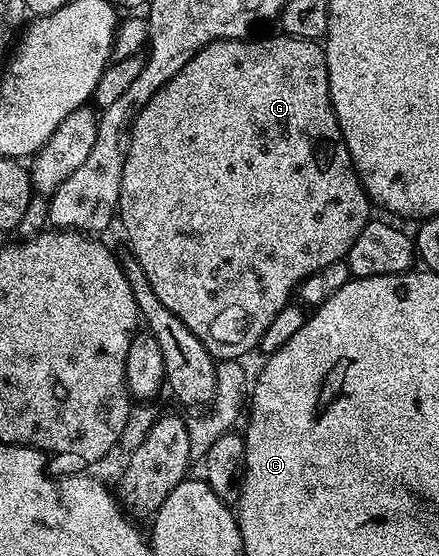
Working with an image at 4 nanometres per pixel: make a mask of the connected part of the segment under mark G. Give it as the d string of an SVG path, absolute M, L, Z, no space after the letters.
M276 35L277 37L261 37L258 41L254 39L242 39L239 41L213 41L207 47L203 47L198 53L194 53L193 57L183 67L183 71L179 71L179 75L175 75L170 81L159 91L155 91L155 95L145 104L143 111L139 111L139 115L133 120L133 128L129 130L129 150L127 151L127 163L123 163L123 179L121 180L121 198L117 200L119 210L119 225L123 230L124 240L133 257L143 267L143 272L147 277L147 281L151 283L151 290L155 291L155 295L159 297L160 303L167 307L167 311L171 311L172 315L177 315L179 319L187 325L195 338L203 343L203 347L207 349L214 359L221 361L232 361L234 359L244 358L244 353L249 353L252 349L256 350L261 344L261 336L263 331L267 331L267 327L271 327L271 319L275 319L275 315L279 315L279 311L283 311L285 305L290 304L292 295L300 286L305 278L315 275L315 271L323 271L323 267L328 267L330 263L343 261L348 258L351 243L355 243L355 239L359 239L359 231L363 231L363 227L371 219L371 202L369 196L365 194L365 189L361 185L361 180L357 178L357 172L353 166L351 155L347 151L347 143L341 137L341 128L335 119L335 111L333 104L329 98L329 80L327 79L327 63L325 62L325 50L317 41L304 41L302 37L291 37L288 35Z

